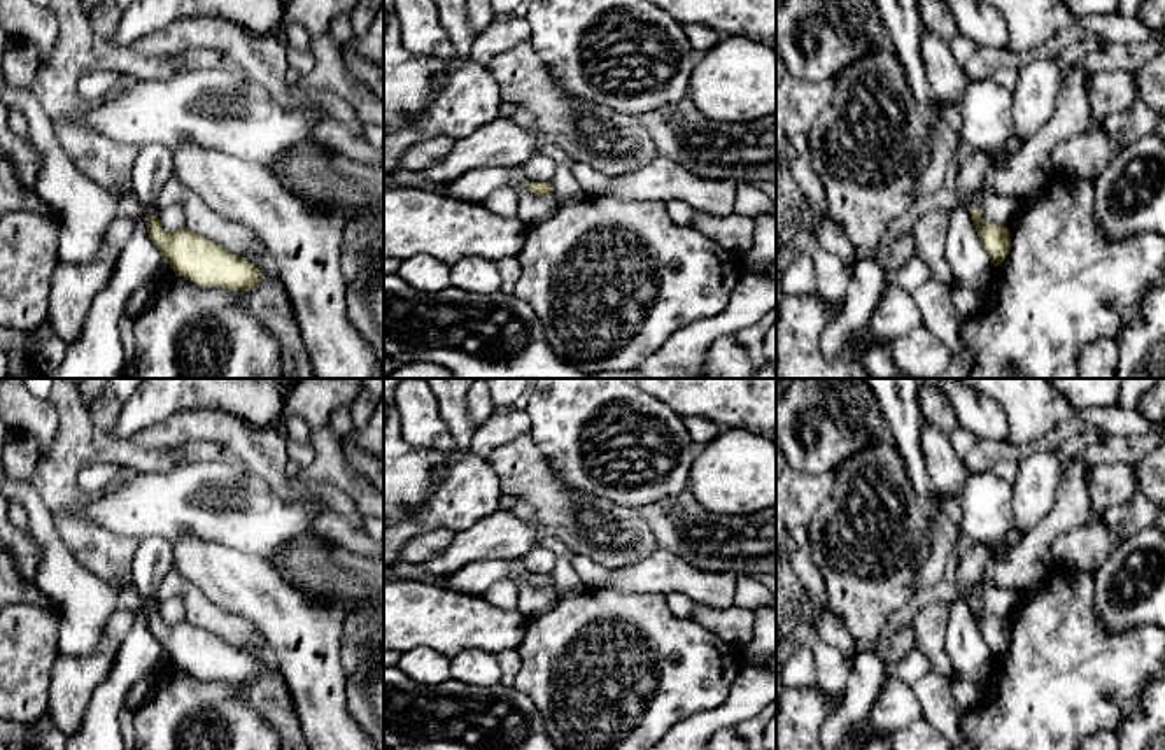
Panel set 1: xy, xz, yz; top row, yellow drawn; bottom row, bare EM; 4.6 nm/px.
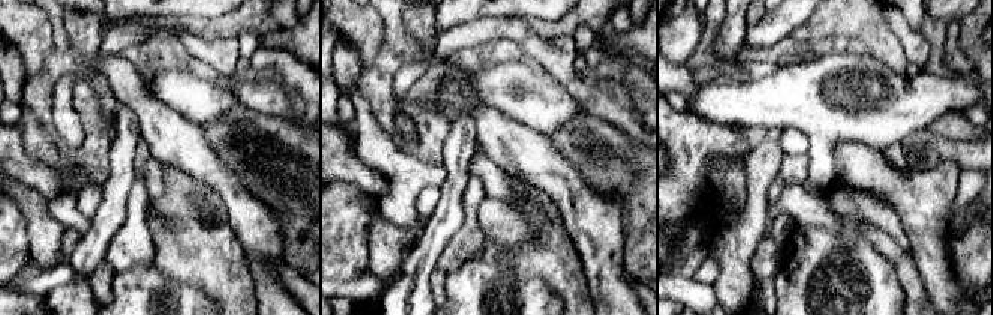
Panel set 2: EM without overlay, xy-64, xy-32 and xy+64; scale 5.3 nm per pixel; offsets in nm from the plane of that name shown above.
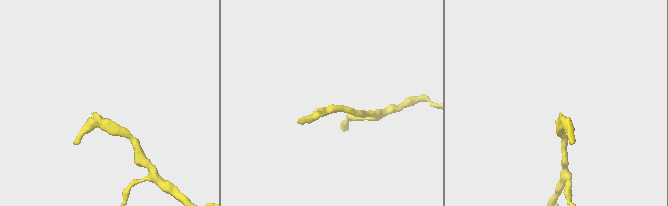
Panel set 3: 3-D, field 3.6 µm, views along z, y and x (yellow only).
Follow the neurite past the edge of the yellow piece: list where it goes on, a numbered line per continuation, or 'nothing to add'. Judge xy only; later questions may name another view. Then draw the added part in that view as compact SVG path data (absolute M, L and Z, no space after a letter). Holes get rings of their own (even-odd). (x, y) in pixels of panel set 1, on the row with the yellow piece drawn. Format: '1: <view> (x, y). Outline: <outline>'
1: xy (84, 209). Outline: M2 75L0 100L25 114L28 137L42 152L35 191L58 214L58 258L72 265L95 261L109 223L138 217L138 198L133 193L110 193L74 165L32 89L14 88Z

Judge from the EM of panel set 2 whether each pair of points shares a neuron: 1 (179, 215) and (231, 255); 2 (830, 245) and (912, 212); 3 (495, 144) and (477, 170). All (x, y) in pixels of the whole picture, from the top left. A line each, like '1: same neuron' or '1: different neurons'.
1: same neuron
2: different neurons
3: different neurons

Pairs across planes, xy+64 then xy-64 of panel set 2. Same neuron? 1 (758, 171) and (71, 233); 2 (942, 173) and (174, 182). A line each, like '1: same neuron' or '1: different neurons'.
1: different neurons
2: different neurons

